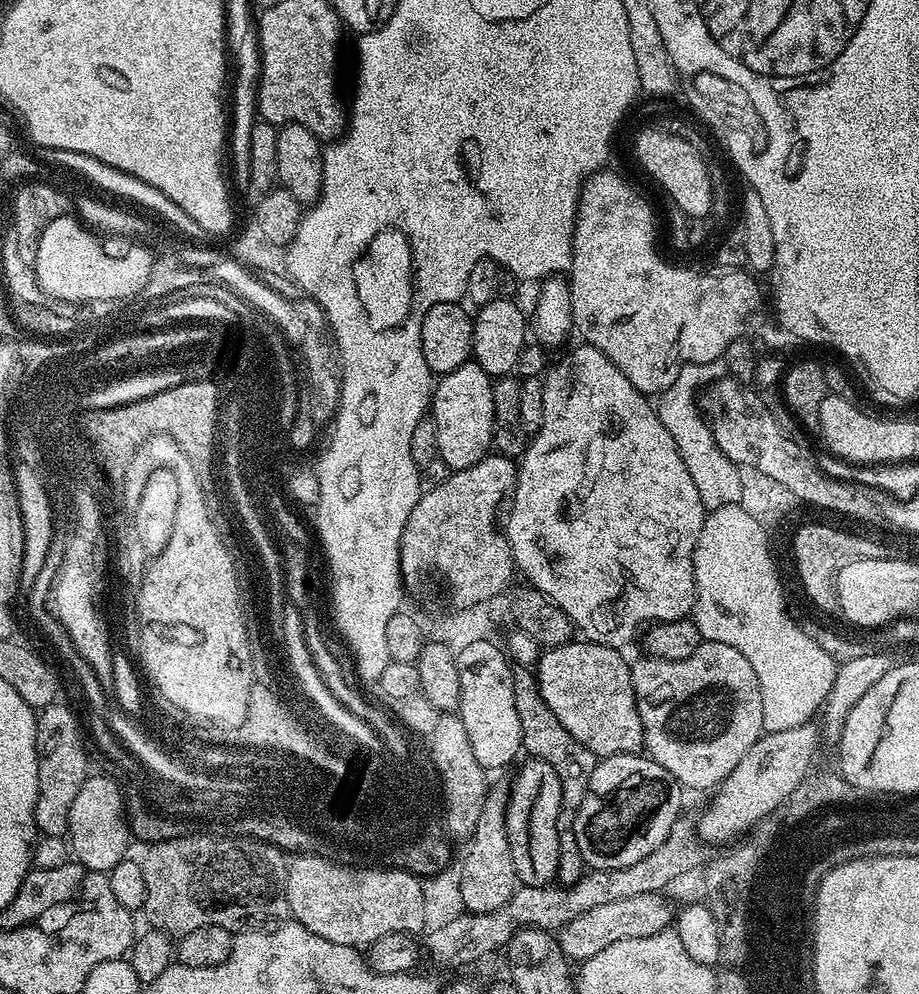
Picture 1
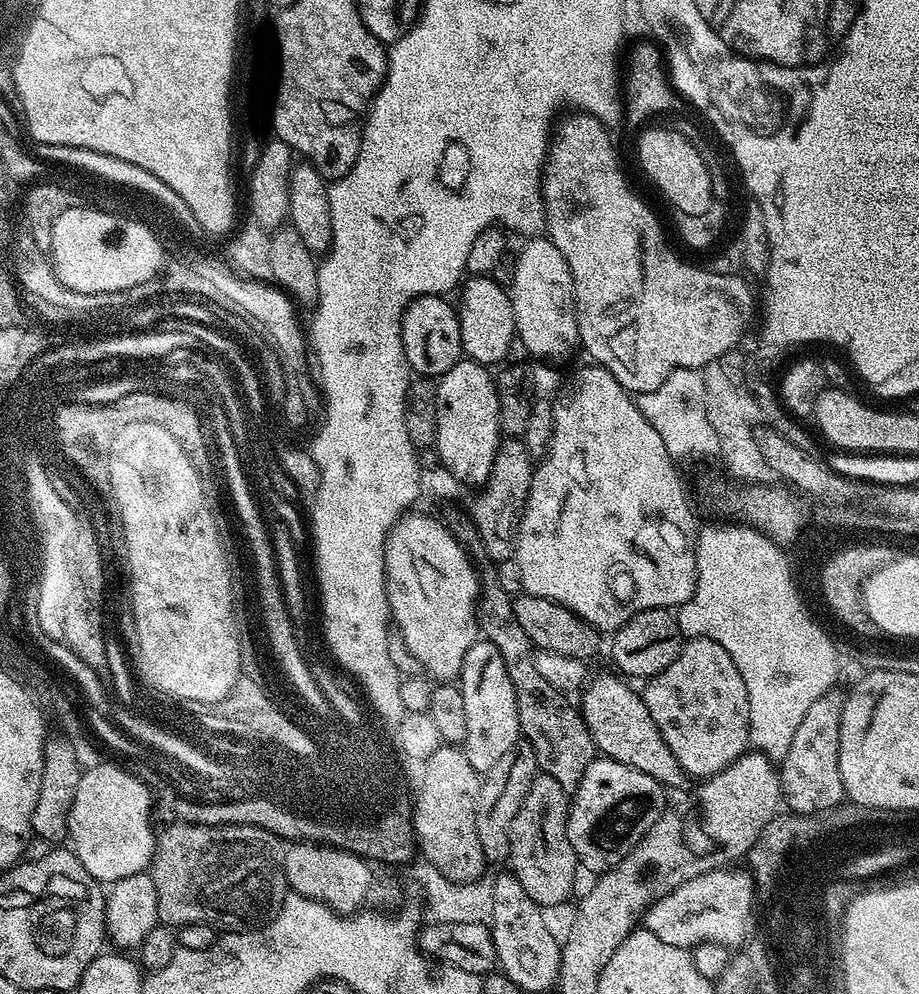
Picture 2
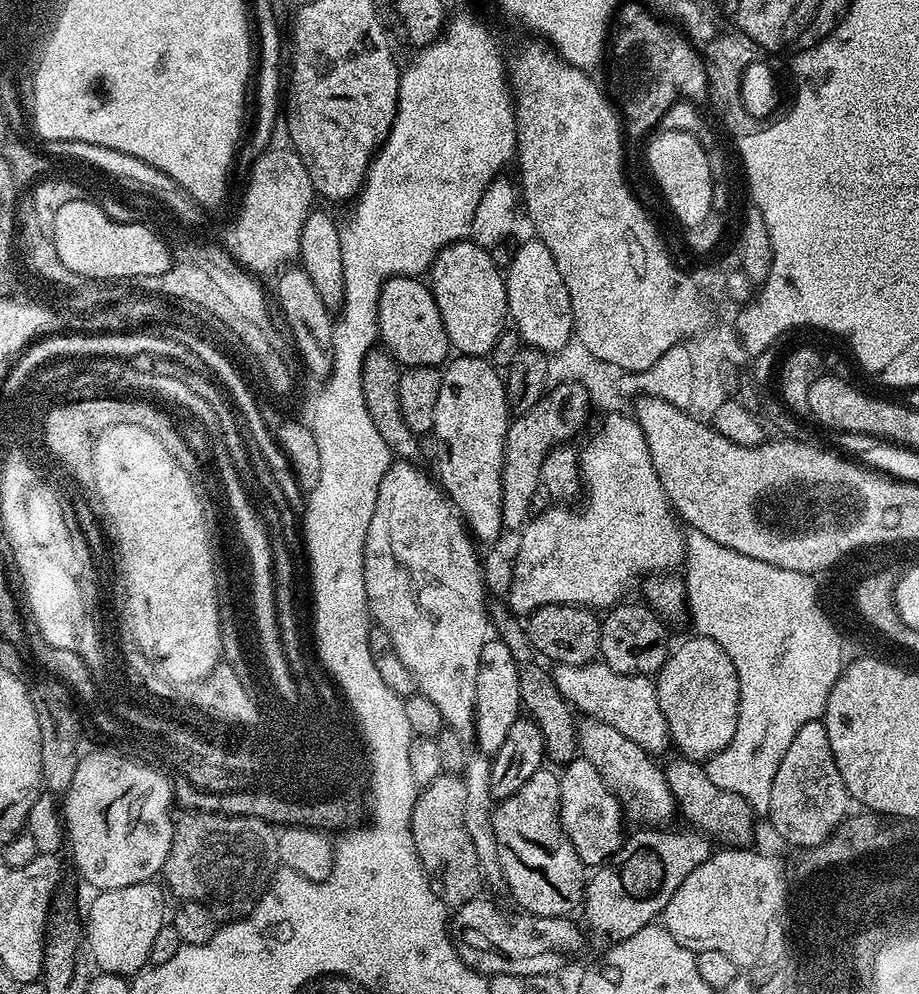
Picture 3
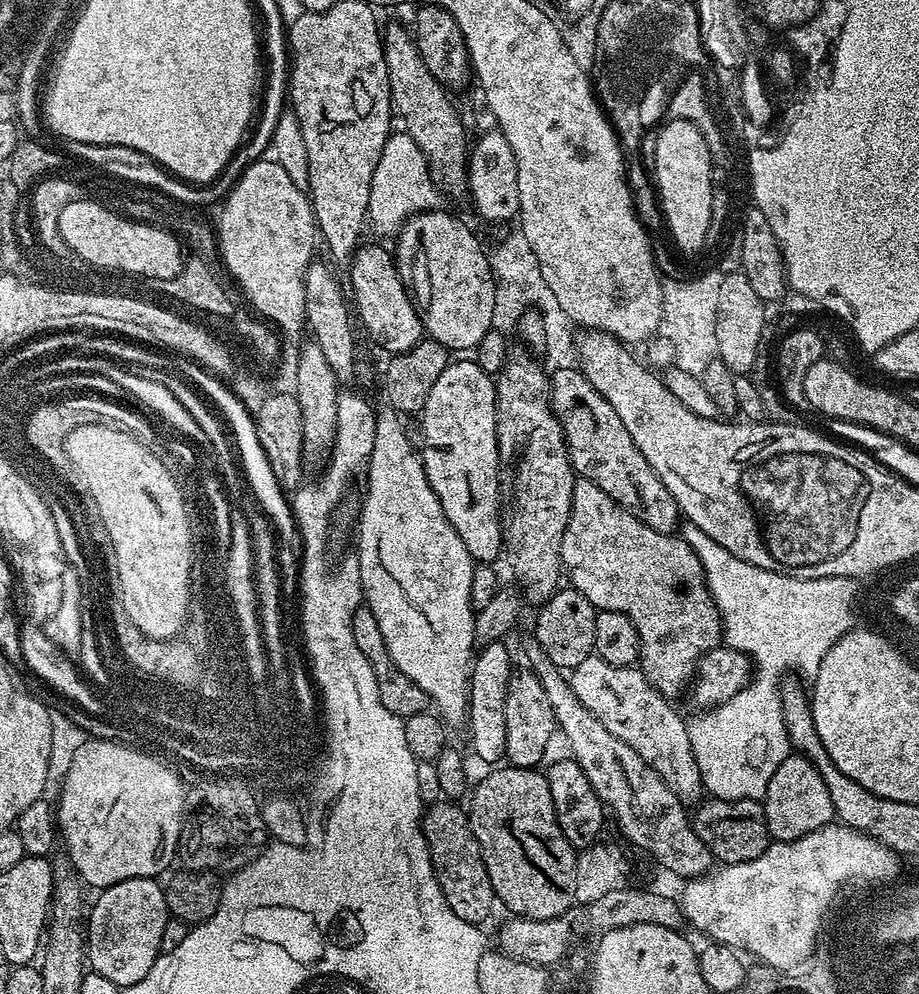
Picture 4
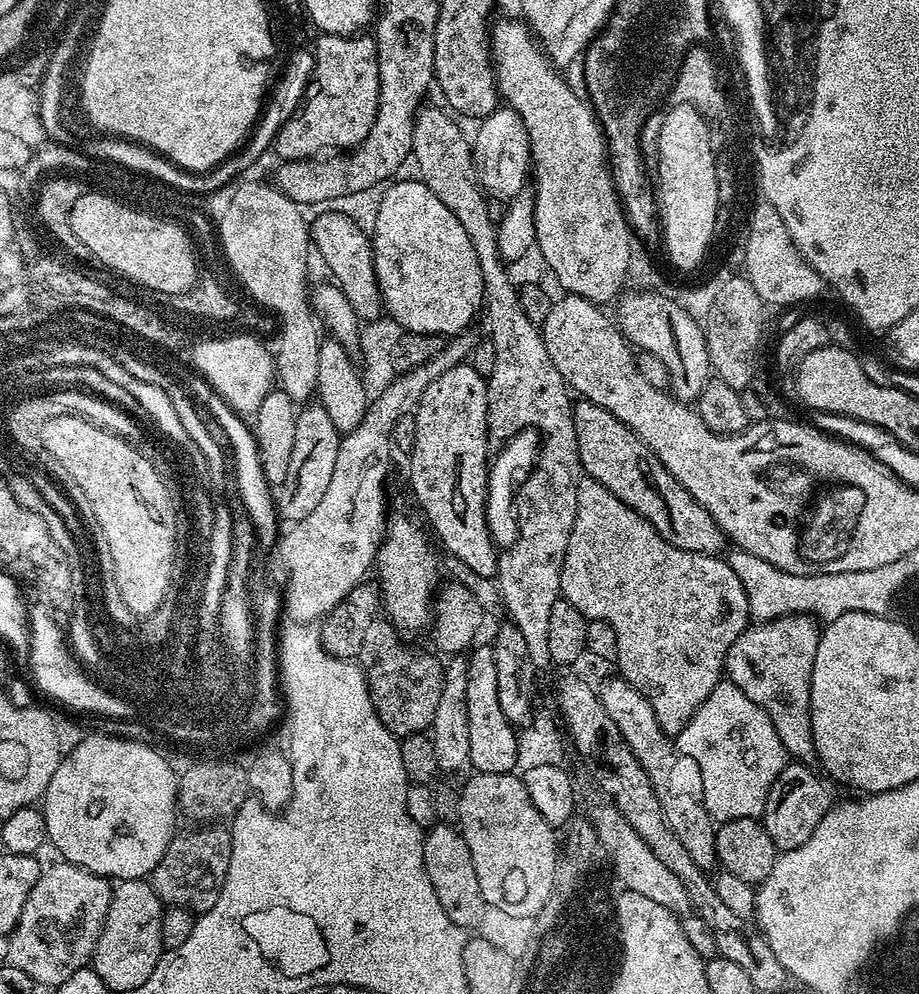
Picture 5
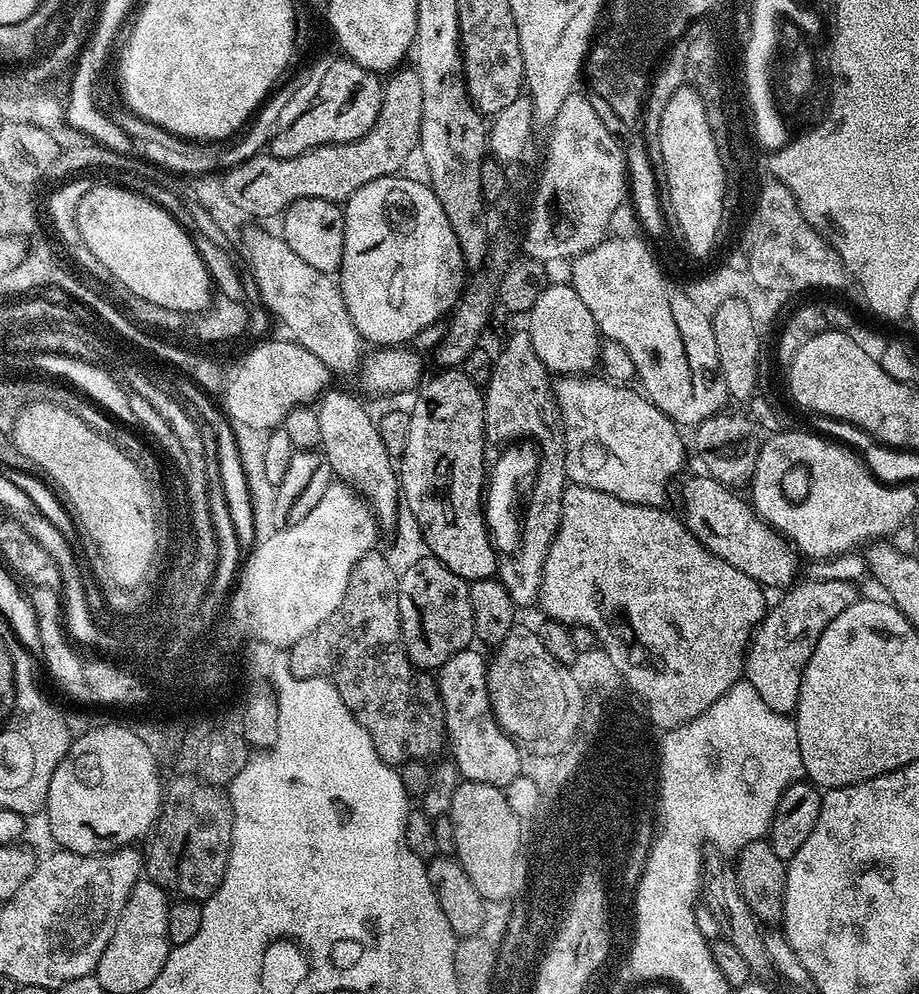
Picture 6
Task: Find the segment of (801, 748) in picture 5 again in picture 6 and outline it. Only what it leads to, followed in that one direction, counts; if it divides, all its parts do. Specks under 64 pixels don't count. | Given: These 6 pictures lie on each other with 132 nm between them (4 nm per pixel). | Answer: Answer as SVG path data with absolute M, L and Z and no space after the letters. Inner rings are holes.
M801 579L793 583L783 593L776 605L764 613L764 621L752 634L748 651L744 658L744 676L762 694L762 698L775 712L795 713L798 690L806 662L814 654L822 630L846 610L848 604L858 599L857 585L846 580Z

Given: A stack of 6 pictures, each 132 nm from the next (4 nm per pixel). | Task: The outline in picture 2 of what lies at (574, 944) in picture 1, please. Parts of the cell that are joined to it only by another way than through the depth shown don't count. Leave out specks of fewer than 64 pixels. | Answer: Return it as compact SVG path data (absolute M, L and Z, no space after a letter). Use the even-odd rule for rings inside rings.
M740 866L715 868L706 874L698 874L698 878L690 878L690 882L682 882L678 890L670 890L666 898L648 908L643 927L662 938L662 942L670 942L670 946L689 950L698 944L743 945L758 893L752 872L743 870Z

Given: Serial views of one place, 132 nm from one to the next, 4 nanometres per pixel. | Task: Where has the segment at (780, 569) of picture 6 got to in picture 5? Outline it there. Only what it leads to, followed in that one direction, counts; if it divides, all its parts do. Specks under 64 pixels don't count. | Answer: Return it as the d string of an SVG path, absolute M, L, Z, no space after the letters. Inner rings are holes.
M580 398L572 405L574 430L578 438L578 454L581 469L587 479L597 480L614 498L626 502L642 518L646 518L658 530L662 538L669 540L678 550L701 552L703 556L715 556L725 551L724 531L714 522L712 515L658 462L658 458L628 429L621 420L614 418L610 410L594 402Z

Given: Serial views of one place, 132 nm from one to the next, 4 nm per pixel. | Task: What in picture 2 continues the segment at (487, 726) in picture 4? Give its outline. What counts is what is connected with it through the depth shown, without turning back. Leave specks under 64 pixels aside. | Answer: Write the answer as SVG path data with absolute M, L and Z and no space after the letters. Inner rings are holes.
M480 638L466 650L458 687L466 710L466 738L462 747L470 766L474 766L476 772L485 773L506 755L510 746L522 739L514 686L510 674L506 674L506 662L502 662L502 654L498 654L498 646Z

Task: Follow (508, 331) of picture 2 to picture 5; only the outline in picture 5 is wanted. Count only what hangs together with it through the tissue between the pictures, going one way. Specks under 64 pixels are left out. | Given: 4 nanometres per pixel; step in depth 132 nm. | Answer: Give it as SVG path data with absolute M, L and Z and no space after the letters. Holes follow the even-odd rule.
M419 178L399 180L383 189L384 197L376 208L376 221L370 227L374 274L383 311L404 332L425 332L445 338L458 336L471 329L472 319L475 316L477 319L482 312L484 283L482 266L478 266L478 254L474 254L470 234L462 230L458 218L454 218L454 214L442 206L438 194L434 194L430 186L426 186Z

